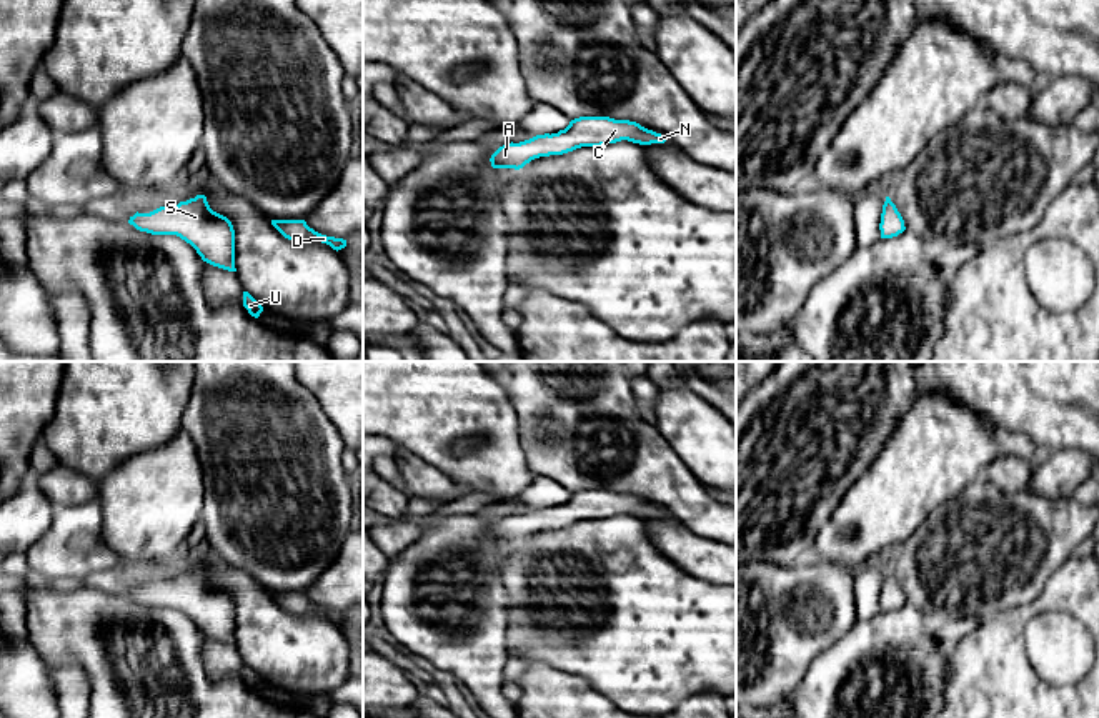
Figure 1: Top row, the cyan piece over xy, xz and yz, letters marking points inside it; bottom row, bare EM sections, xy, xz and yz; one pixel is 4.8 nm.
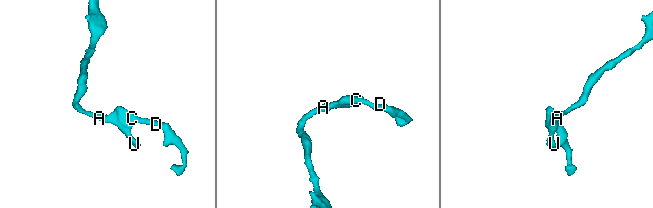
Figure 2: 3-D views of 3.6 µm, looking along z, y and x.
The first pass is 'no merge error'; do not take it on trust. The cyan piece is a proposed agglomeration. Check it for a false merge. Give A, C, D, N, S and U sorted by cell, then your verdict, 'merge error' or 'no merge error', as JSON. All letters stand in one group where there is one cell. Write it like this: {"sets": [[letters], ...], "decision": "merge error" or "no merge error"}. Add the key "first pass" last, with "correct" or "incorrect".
{"sets": [["A", "C", "D", "N", "S", "U"]], "decision": "no merge error", "first pass": "correct"}

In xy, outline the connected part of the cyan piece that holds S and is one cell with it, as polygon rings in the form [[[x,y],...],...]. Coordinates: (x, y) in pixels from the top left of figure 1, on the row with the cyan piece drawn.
[[[205,195],[150,213],[137,212],[128,223],[152,235],[177,235],[190,243],[203,262],[236,272],[233,225],[210,208]]]

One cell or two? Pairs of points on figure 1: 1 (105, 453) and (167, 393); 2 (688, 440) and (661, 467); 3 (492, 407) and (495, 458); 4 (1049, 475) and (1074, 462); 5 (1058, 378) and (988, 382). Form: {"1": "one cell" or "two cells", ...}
{"1": "one cell", "2": "two cells", "3": "one cell", "4": "one cell", "5": "one cell"}

